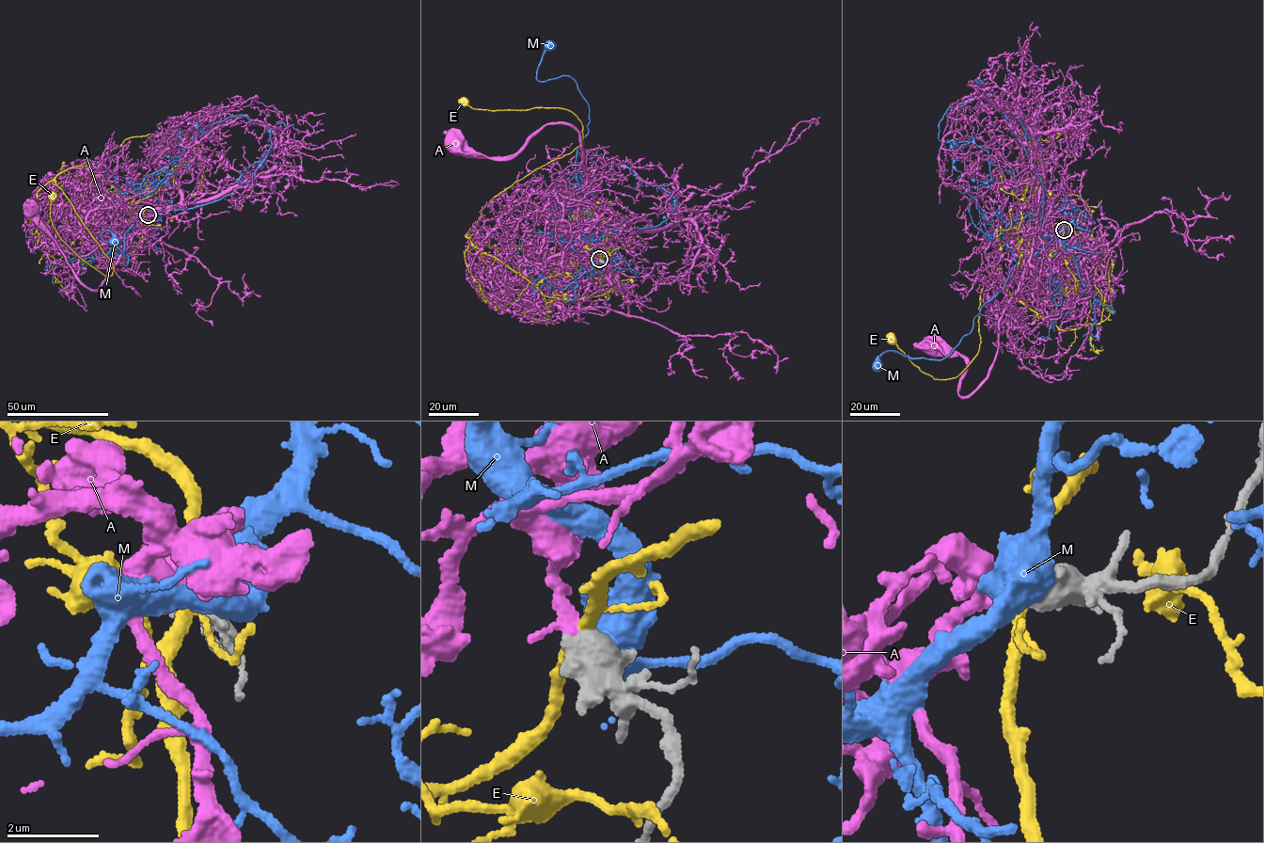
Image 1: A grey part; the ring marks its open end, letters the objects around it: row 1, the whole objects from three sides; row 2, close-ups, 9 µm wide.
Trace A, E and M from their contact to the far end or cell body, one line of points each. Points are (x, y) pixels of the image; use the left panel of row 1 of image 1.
A: (148, 214), (149, 204), (156, 207), (130, 238), (102, 286), (92, 289), (74, 275), (32, 206)
E: (148, 214), (86, 167), (56, 176), (55, 183), (113, 265), (106, 276), (60, 238), (50, 214), (53, 197)
M: (150, 214), (125, 232), (126, 265), (117, 246), (101, 235), (108, 230), (113, 241)

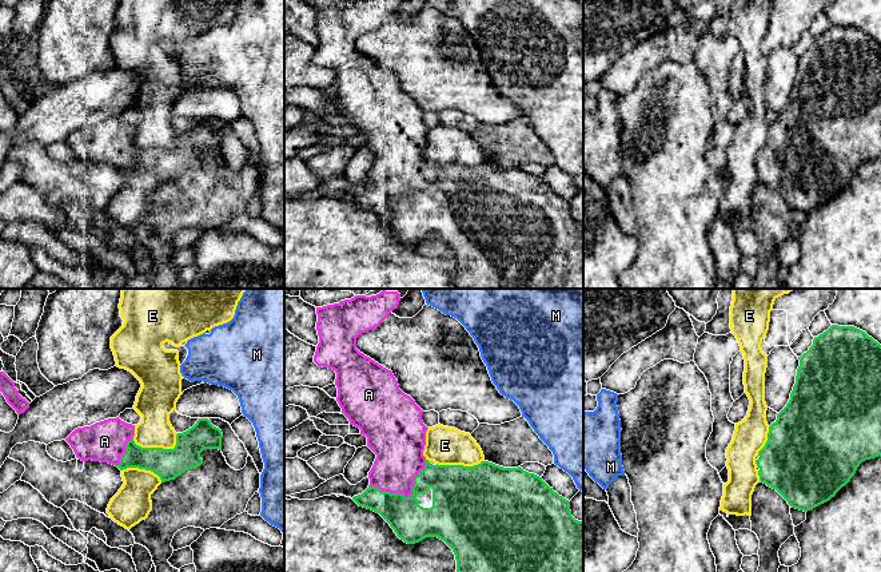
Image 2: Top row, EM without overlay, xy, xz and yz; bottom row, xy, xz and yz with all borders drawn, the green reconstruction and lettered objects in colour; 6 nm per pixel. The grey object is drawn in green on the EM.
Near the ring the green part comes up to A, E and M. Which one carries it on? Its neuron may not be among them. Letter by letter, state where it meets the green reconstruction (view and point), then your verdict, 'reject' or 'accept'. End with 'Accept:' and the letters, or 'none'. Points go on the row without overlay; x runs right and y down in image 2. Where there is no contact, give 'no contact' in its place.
A: xz (409, 197) | accept
E: xy (150, 149) | reject
M: no contact | reject
Accept: A

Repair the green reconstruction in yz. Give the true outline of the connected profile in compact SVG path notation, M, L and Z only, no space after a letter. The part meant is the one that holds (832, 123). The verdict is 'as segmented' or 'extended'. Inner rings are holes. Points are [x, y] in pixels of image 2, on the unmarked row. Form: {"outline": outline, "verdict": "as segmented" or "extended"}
{"outline": "M832 25L826 32L814 37L813 45L798 60L800 67L790 100L777 115L777 120L769 127L768 142L758 152L760 158L756 164L760 168L761 183L776 190L792 208L808 212L834 198L850 182L862 162L881 156L881 45L854 27Z", "verdict": "as segmented"}

